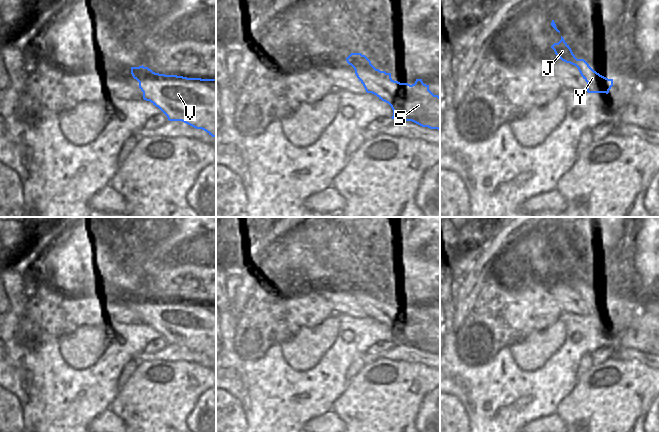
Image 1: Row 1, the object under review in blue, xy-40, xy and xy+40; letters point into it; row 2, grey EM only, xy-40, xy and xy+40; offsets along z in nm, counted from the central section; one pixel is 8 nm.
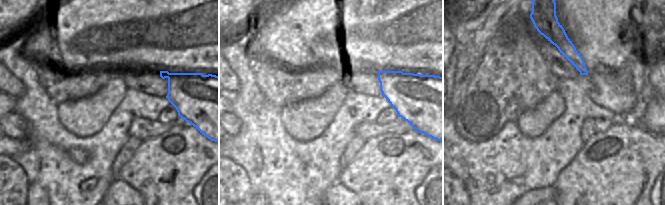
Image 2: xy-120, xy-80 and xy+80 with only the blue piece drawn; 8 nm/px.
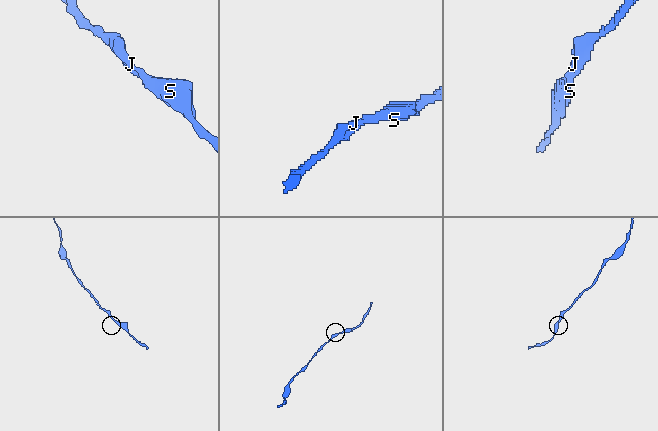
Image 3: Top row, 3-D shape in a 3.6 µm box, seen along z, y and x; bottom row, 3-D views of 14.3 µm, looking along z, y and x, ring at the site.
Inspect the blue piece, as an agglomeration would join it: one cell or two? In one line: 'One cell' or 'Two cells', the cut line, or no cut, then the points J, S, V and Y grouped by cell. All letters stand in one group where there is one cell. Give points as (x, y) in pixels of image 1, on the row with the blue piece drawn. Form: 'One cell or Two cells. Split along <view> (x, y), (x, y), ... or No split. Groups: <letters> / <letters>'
One cell. No split. Groups: J S V Y.

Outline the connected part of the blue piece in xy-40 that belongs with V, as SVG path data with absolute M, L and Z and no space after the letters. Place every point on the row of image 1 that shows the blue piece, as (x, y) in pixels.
M131 67L143 99L158 107L169 121L182 121L216 137L216 79L187 78Z

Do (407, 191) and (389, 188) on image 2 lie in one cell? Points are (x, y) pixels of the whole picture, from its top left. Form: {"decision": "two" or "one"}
{"decision": "one"}

